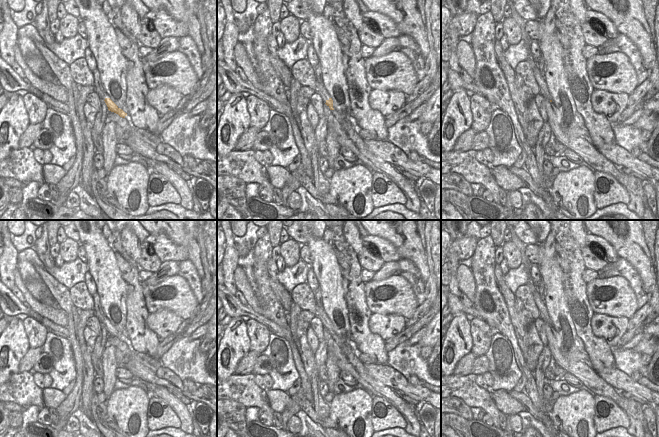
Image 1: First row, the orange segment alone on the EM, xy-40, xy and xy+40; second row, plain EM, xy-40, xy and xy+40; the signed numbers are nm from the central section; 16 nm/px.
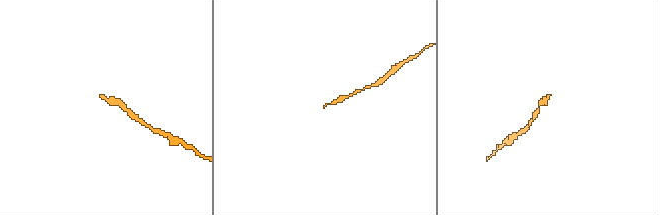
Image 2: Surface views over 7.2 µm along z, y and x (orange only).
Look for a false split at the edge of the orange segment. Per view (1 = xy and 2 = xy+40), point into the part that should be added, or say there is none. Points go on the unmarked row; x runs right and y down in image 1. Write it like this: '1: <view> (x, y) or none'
1: none
2: none

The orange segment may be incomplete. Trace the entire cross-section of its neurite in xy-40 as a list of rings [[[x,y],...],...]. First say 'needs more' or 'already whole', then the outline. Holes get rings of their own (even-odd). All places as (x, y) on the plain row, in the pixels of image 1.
already whole; [[[105,322],[105,327],[108,331],[108,334],[118,338],[120,341],[125,342],[127,337],[120,333],[110,322]]]

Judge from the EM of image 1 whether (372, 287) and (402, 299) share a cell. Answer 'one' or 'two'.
one

